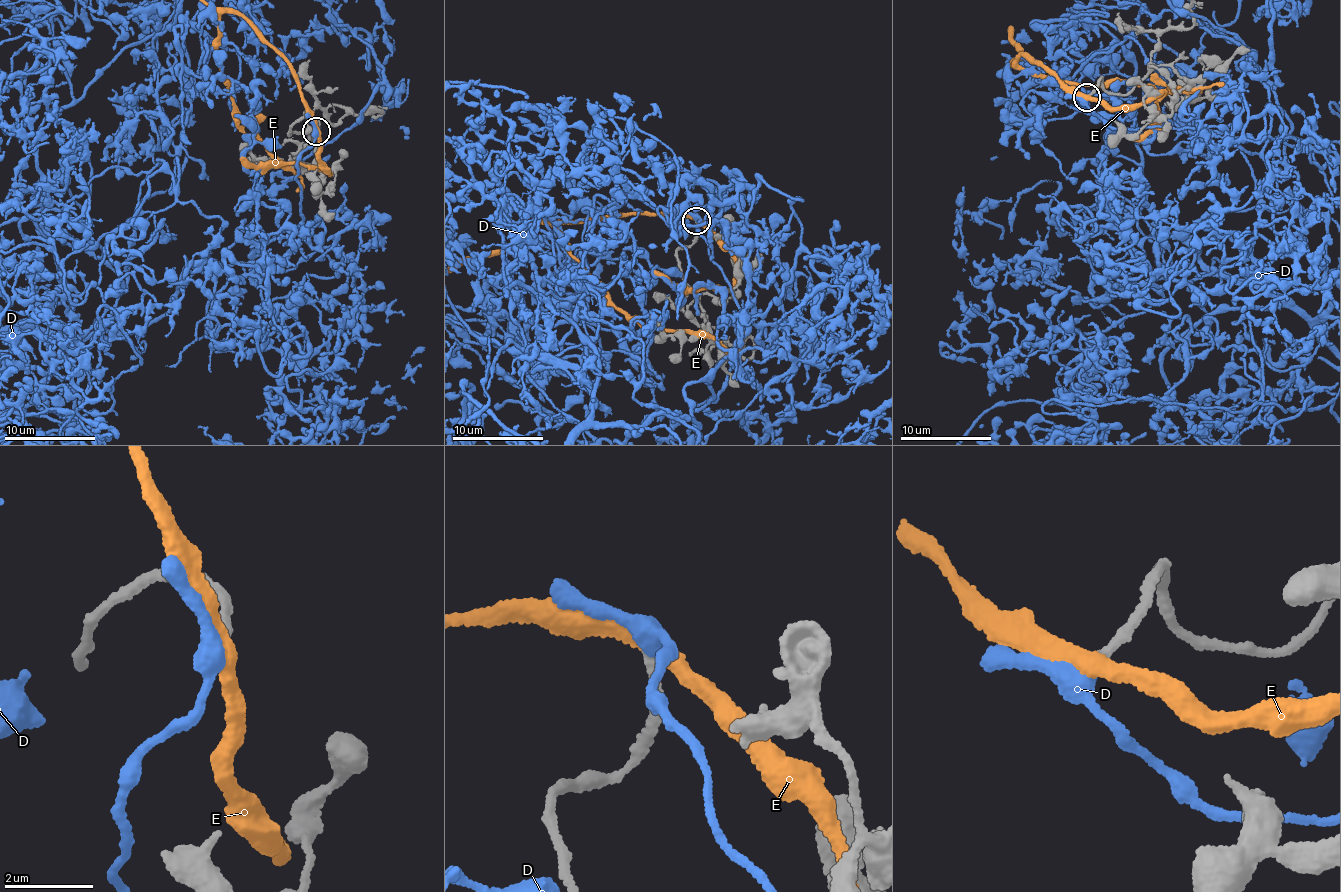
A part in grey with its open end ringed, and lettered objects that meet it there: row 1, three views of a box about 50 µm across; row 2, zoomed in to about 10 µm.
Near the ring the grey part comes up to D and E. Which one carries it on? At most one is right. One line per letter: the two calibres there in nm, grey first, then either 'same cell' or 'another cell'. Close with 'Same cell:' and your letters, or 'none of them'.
D: 240 nm thick on the grey side, 400 nm on the other; same cell
E: 280 nm thick on the grey side, 360 nm on the other; another cell
Same cell: D

